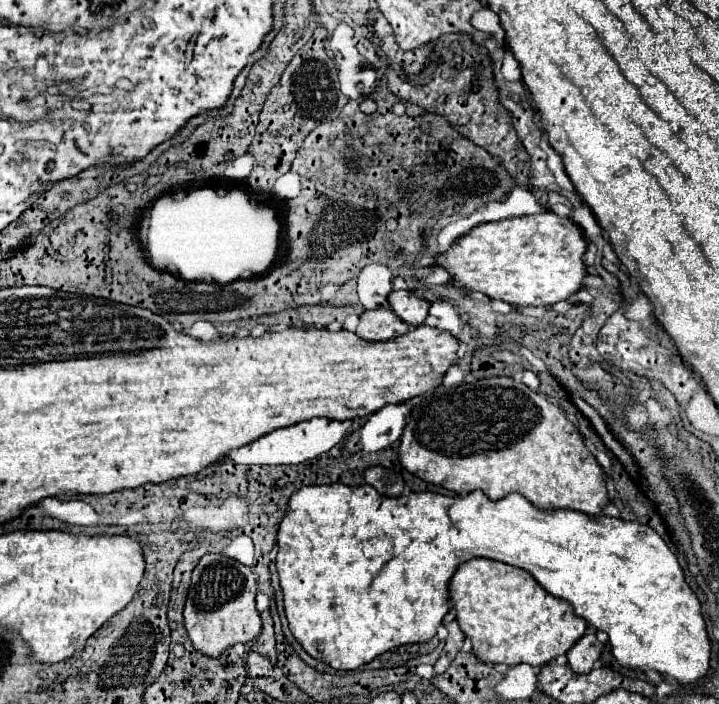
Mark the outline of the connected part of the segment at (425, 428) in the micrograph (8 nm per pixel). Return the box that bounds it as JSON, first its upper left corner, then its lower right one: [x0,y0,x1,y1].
[399,378,609,516]

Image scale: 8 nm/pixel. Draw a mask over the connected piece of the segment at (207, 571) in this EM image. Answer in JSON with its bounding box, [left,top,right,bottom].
[183,554,261,658]

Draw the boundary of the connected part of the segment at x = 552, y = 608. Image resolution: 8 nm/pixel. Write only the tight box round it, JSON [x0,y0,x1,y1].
[449,558,587,666]

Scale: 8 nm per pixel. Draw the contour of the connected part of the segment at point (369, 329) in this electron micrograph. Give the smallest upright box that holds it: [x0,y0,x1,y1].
[357,306,409,340]

